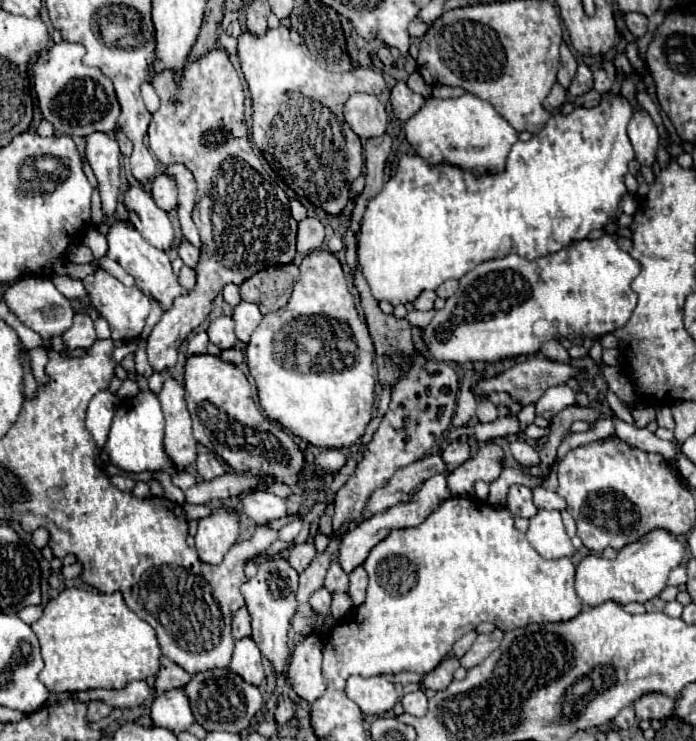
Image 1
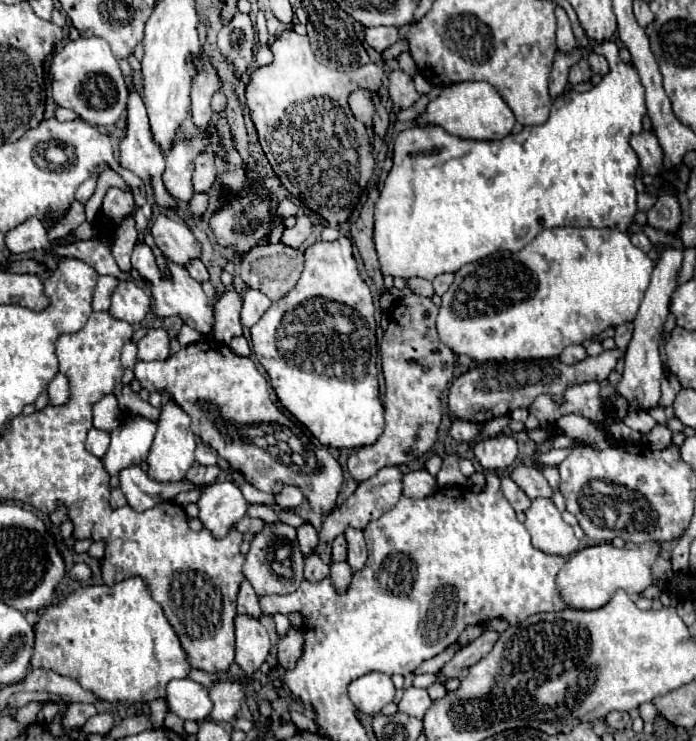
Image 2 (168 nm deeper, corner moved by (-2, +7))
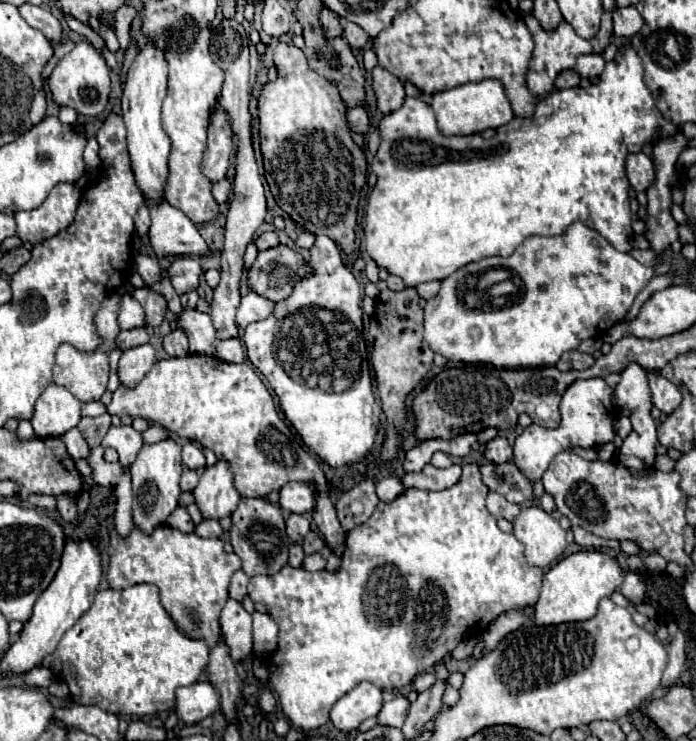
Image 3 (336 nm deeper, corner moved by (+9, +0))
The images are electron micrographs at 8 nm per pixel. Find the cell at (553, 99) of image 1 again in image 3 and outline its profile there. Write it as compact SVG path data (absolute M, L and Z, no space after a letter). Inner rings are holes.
M608 10L602 12L602 24L600 24L600 32L598 32L600 36L596 34L590 40L580 38L566 20L562 20L554 30L544 30L534 14L528 14L528 16L520 14L520 18L524 18L524 24L528 26L528 32L534 38L534 50L532 50L532 58L530 58L530 66L528 66L528 74L526 74L526 86L534 96L540 96L540 98L552 92L554 80L562 70L574 68L576 58L580 54L602 54L612 38L612 12L608 12Z

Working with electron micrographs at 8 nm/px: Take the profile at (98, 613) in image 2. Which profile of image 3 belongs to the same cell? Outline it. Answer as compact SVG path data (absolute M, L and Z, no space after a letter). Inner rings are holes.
M136 584L124 590L100 590L90 610L62 636L54 654L42 660L56 678L70 686L70 698L76 704L98 704L112 714L152 716L164 710L174 710L176 690L194 684L208 666L208 644L188 638L166 612L160 602L160 592L154 584Z

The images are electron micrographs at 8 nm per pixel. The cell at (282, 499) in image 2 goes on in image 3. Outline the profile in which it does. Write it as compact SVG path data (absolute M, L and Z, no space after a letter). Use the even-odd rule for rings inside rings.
M286 482L280 488L280 506L288 512L310 512L316 506L316 486L312 482Z

